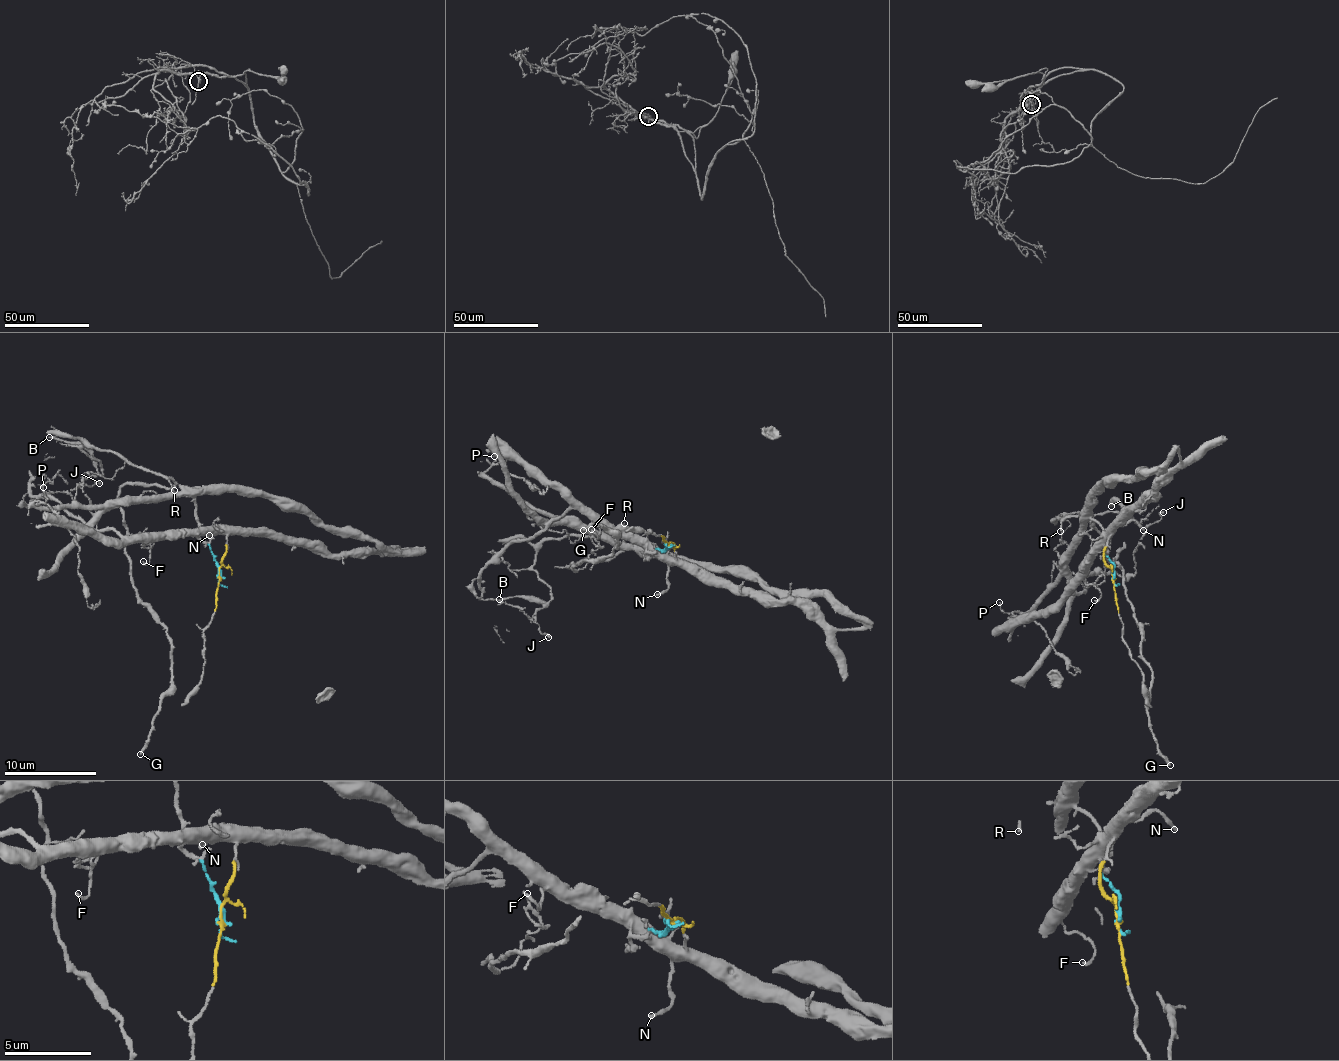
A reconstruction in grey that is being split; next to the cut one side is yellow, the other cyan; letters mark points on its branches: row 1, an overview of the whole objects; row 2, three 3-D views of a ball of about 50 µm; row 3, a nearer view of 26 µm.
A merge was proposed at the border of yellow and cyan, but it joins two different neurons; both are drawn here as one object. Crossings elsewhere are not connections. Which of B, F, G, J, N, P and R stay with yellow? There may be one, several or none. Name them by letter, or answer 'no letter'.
F, J, N

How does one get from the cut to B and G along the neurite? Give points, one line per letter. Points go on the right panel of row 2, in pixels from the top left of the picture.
B: (1113, 577), (1104, 529), (1090, 518), (1059, 517), (1127, 515), (1127, 508), (1112, 506)
G: (1113, 577), (1106, 532), (1081, 514), (1122, 570), (1151, 669), (1149, 722), (1170, 764)

